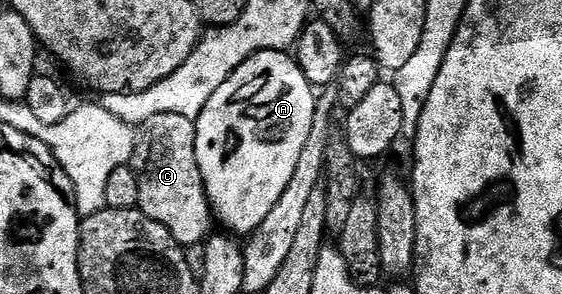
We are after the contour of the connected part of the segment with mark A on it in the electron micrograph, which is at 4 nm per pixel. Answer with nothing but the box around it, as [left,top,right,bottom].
[194,50,317,236]

